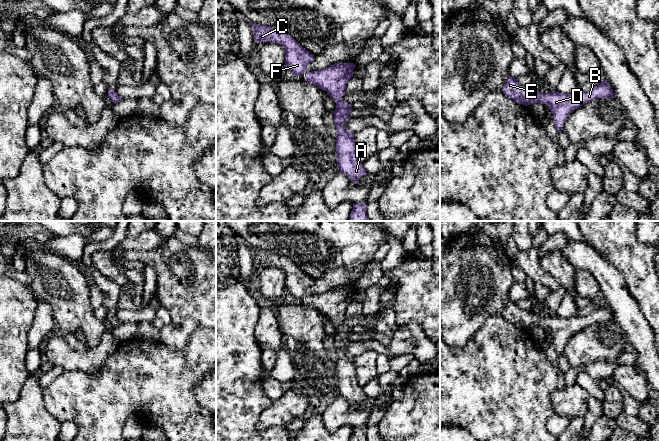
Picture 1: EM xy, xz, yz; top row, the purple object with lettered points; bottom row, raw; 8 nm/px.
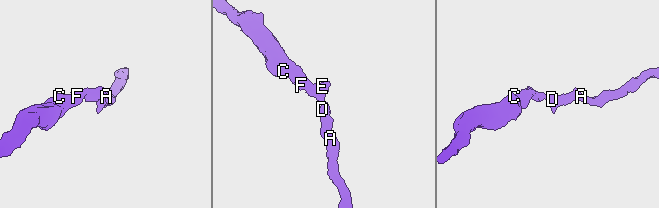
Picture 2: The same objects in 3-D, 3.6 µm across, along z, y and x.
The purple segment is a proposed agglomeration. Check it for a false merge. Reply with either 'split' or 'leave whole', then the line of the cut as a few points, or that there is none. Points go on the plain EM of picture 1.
leave whole | no cut

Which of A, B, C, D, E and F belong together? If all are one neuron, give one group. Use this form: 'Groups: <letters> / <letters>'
Groups: A B C D E F

